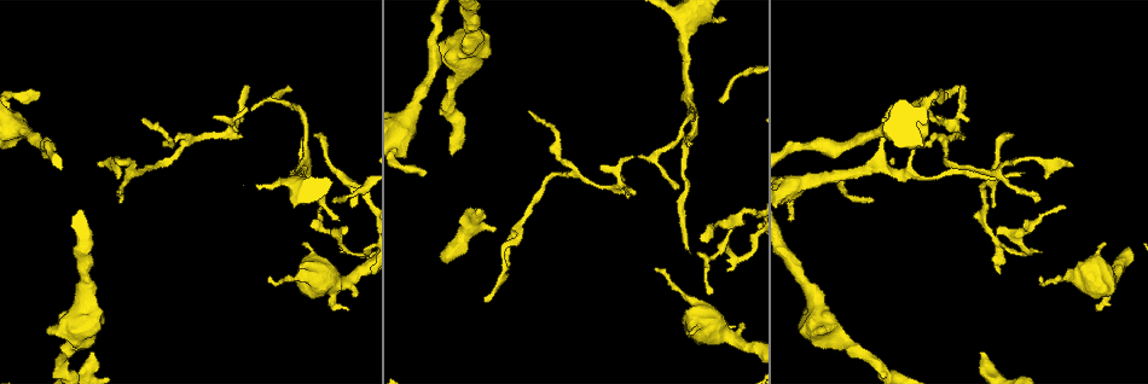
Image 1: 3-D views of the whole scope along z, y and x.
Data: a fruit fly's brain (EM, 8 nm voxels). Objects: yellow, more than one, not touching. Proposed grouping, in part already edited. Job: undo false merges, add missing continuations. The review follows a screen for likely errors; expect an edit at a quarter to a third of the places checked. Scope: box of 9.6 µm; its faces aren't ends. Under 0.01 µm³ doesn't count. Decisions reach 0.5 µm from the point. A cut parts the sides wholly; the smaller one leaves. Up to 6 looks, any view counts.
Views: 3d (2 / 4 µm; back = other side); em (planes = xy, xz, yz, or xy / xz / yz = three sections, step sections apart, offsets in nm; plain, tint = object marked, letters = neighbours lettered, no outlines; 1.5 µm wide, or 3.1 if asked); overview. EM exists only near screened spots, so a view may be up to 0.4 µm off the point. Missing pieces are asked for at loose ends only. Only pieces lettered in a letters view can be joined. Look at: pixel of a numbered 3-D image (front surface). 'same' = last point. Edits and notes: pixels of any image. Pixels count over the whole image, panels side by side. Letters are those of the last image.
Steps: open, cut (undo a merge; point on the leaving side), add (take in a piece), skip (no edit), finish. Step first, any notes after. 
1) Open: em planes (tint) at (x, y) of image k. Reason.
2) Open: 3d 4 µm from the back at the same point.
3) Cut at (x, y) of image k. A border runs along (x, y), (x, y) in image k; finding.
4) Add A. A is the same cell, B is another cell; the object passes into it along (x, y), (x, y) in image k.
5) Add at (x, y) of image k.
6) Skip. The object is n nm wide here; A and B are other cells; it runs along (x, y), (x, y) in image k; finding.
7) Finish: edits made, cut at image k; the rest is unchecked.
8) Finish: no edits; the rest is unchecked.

Open: em xz step 4 (letters) at (39, 93) of image 1. Branch stops here.

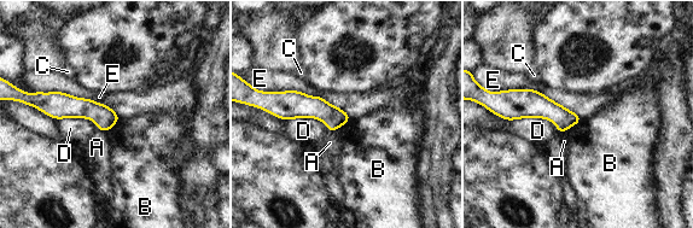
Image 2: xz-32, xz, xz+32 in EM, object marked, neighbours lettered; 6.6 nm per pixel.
Open: em planes (letters) at the same point.

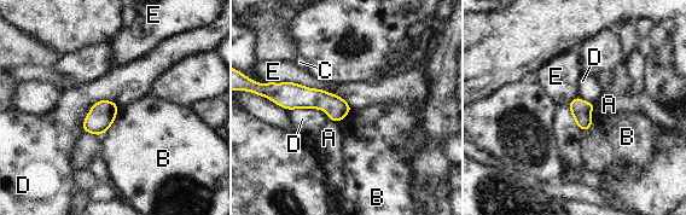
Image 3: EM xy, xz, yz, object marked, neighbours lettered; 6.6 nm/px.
Skip. A, B, C, D and E are other cells; a border runs along (118, 105), (98, 100), (83, 132) in image 3; no lettered piece goes on from it.

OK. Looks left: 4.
Open: 3d 4 µm at (599, 166) of image 1.

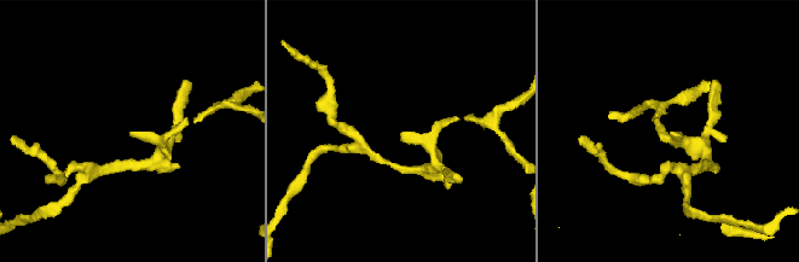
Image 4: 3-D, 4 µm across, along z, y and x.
Open: em yz step 8 (tint) at (403, 132) of image 4.

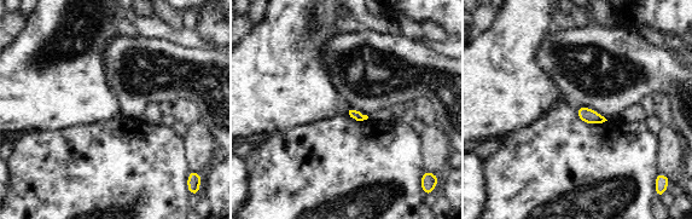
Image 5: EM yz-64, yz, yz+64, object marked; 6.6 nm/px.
Open: em planes (letters) at the same point. Cut it another way.

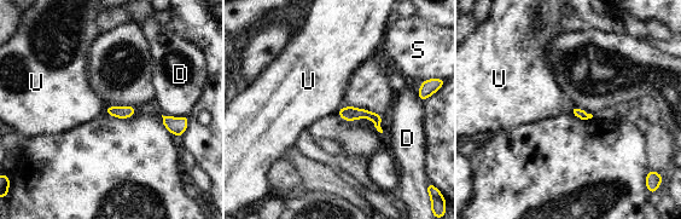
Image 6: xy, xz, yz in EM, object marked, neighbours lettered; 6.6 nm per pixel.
Skip. The longest contact is with D, 170 nm; D, S and U are other cells; a border runs along (108, 107), (104, 113) in image 6; none of them fits.

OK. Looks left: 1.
Open: em xz step 8 (letters) at (346, 229) of image 1.

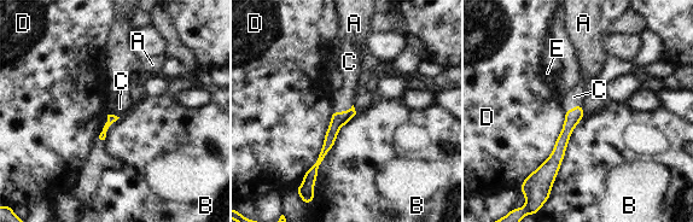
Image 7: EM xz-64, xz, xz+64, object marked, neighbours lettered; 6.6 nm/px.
Add at (344, 101) of image 7. C is the same cell, A, B, D and E are other cells; the object passes into it along (338, 120), (342, 112), (344, 101) in image 7; the cell continues.

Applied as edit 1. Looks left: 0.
Finish: edits made, add at image 7; the rest is unchecked.

